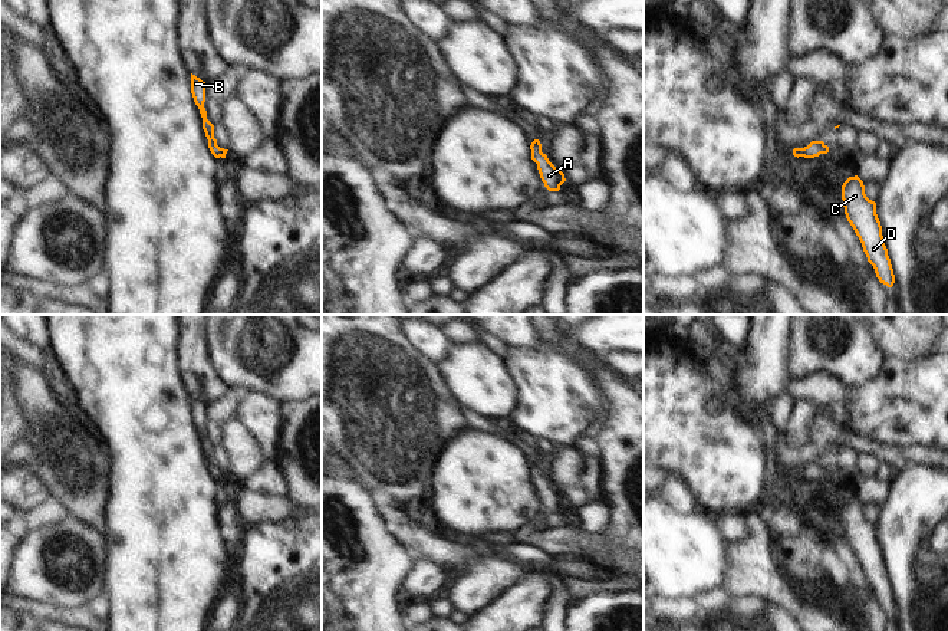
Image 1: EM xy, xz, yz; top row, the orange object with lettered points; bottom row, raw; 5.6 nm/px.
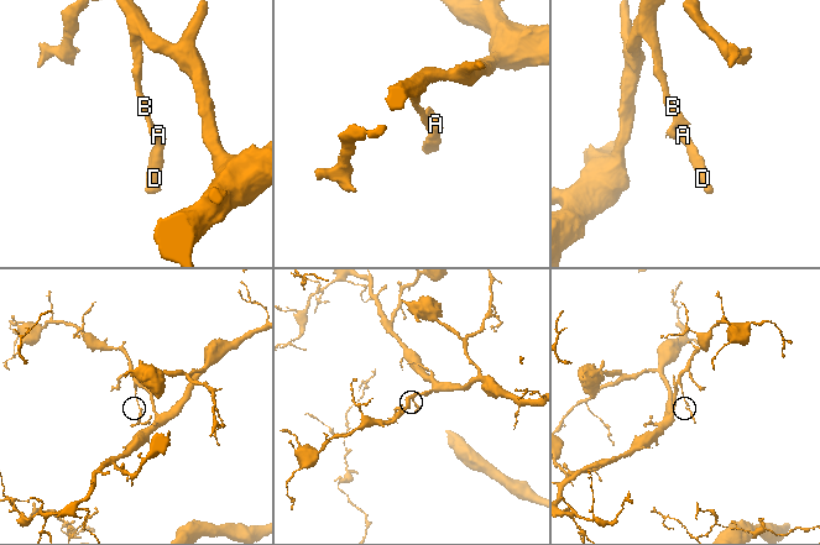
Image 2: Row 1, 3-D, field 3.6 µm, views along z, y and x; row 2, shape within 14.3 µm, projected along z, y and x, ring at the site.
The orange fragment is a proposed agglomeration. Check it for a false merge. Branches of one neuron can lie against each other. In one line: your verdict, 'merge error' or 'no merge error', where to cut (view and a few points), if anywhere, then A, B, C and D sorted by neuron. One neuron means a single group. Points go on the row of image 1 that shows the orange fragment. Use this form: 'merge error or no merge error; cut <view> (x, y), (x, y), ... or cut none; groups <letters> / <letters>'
no merge error; cut none; groups A B C D

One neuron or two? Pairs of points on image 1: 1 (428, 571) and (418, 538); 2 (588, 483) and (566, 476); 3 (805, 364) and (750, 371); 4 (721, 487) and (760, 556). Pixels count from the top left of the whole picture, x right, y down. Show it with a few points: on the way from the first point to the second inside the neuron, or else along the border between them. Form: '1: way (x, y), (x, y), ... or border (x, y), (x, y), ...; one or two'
1: border (421, 556), (438, 565); two
2: border (586, 456), (579, 486); two
3: border (790, 332), (790, 375), (793, 378); two
4: border (756, 505), (744, 515); two

